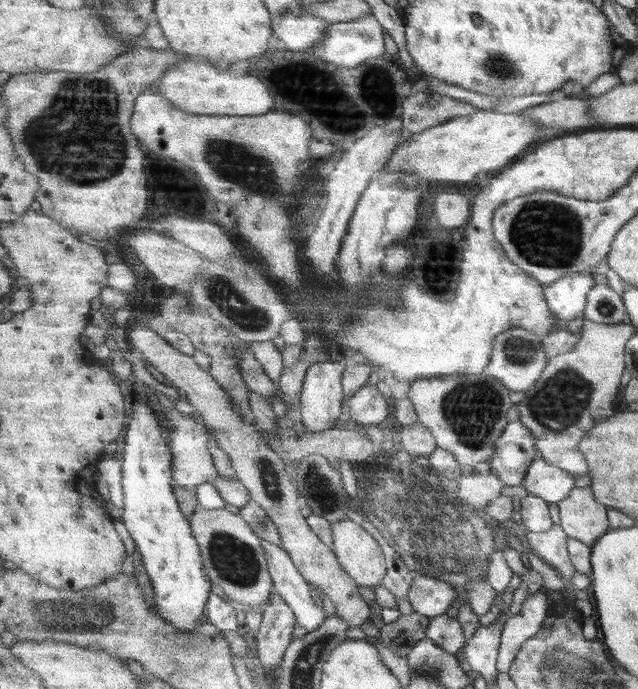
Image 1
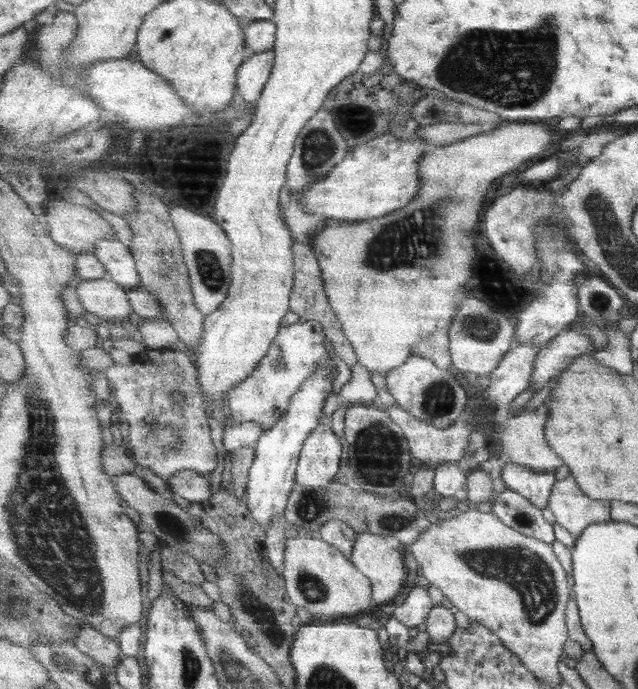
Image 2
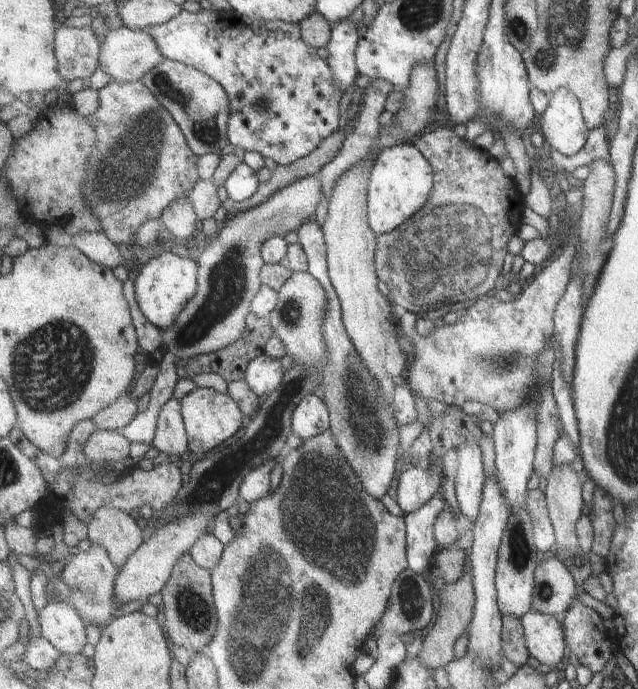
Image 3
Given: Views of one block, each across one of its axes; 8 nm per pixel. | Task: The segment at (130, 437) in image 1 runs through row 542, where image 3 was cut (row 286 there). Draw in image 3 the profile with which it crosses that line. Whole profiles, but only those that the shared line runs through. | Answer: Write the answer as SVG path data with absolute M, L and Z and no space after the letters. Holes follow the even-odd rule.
M164 252L143 263L135 279L135 296L143 314L161 331L171 328L198 291L198 261L195 255L182 257Z

